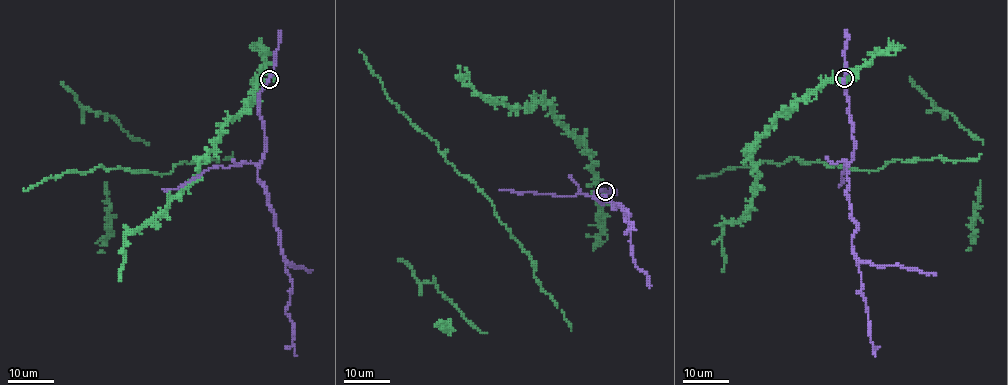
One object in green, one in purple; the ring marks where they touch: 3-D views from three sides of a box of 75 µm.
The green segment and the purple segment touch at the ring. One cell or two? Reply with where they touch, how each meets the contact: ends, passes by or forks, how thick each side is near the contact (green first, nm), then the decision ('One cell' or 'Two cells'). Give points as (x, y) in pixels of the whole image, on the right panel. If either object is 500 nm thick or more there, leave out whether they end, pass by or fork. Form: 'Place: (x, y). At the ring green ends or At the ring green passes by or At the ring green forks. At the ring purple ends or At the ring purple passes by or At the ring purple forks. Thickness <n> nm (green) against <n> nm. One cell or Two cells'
Place: (844, 78). At the ring green ends. At the ring purple passes by. Thickness 360 nm (green) against 360 nm. Two cells

